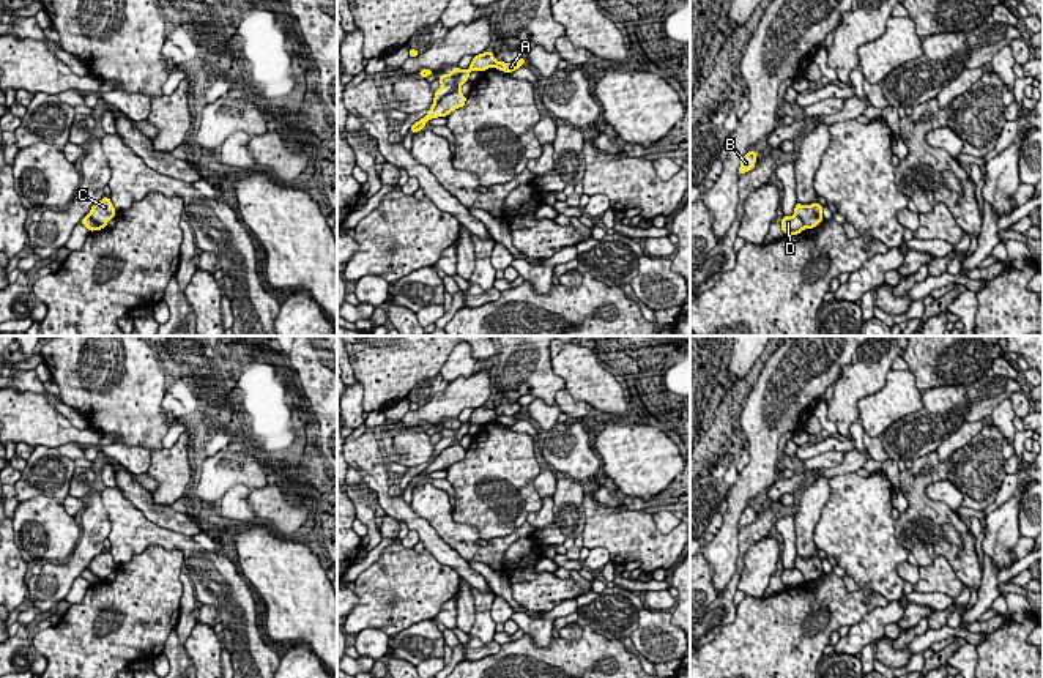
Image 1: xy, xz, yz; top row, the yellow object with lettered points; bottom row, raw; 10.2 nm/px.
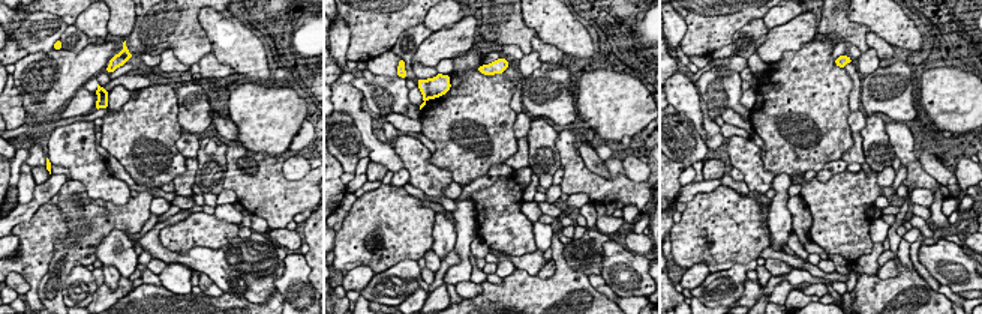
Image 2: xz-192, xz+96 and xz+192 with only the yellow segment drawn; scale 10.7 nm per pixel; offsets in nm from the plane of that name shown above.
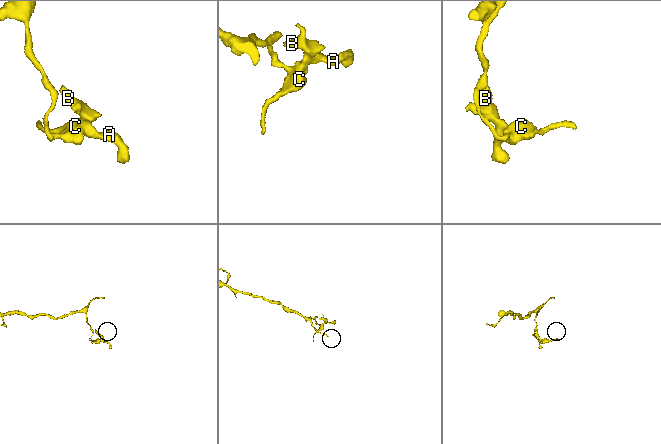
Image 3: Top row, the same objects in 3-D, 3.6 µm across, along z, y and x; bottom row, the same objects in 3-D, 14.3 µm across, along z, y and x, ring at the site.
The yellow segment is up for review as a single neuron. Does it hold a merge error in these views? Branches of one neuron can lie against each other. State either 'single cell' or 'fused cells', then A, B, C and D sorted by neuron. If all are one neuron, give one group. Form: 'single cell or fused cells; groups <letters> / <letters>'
fused cells; groups A B C / D

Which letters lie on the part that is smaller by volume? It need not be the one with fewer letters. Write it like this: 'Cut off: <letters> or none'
Cut off: A, B, C

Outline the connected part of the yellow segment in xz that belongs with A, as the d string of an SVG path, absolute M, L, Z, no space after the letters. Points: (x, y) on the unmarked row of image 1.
M484 405L484 407L474 408L474 412L470 418L470 424L485 424L488 421L496 421L504 426L512 426L525 416L526 416L525 412L520 412L512 416L504 416L504 415L499 416L495 413L492 405Z

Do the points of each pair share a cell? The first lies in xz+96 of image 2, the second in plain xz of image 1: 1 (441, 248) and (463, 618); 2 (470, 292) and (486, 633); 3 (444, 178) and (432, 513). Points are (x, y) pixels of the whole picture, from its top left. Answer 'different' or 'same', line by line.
1: same
2: different
3: same

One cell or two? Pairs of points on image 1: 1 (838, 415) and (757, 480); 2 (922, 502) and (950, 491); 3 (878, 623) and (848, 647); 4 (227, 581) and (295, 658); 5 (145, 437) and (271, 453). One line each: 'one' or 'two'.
1: two
2: two
3: one
4: two
5: two

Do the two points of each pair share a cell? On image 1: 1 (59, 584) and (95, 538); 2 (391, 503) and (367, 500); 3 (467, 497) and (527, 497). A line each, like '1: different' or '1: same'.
1: same
2: different
3: same

